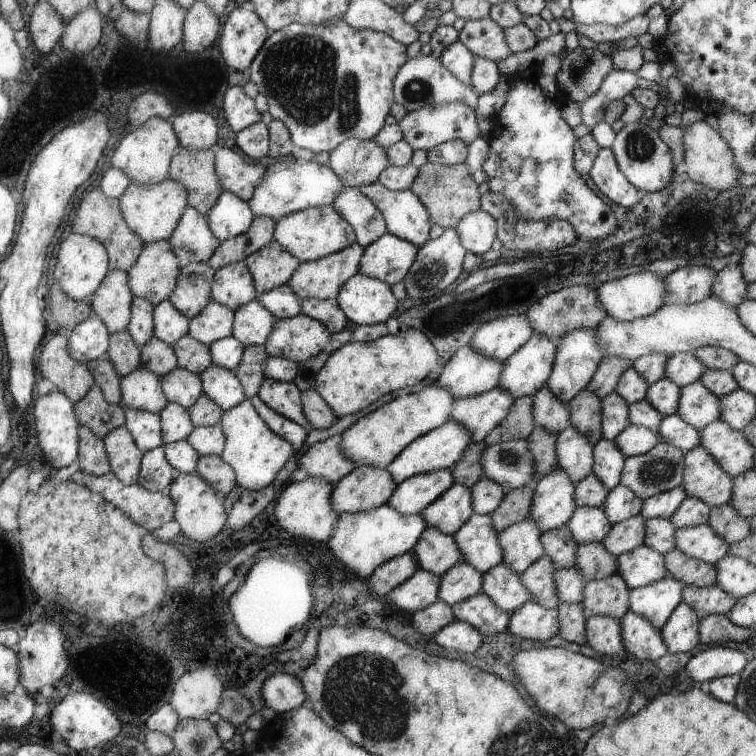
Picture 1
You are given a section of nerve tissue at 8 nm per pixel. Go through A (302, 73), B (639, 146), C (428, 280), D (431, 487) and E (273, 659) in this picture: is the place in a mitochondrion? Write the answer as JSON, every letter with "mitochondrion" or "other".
{"A":"mitochondrion","B":"mitochondrion","C":"mitochondrion","D":"other","E":"other"}

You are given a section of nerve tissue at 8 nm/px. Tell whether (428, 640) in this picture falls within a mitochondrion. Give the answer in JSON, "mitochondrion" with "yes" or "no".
{"mitochondrion":"no"}

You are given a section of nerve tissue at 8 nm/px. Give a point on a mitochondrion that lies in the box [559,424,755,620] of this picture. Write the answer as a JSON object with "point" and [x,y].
{"point":[659,471]}

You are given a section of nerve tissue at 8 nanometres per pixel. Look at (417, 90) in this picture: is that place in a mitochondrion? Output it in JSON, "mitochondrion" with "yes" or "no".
{"mitochondrion":"yes"}

